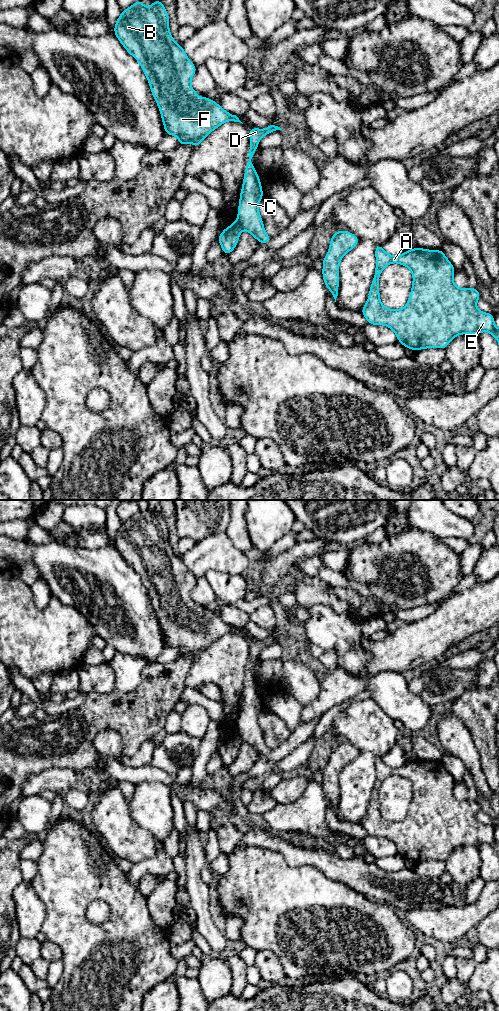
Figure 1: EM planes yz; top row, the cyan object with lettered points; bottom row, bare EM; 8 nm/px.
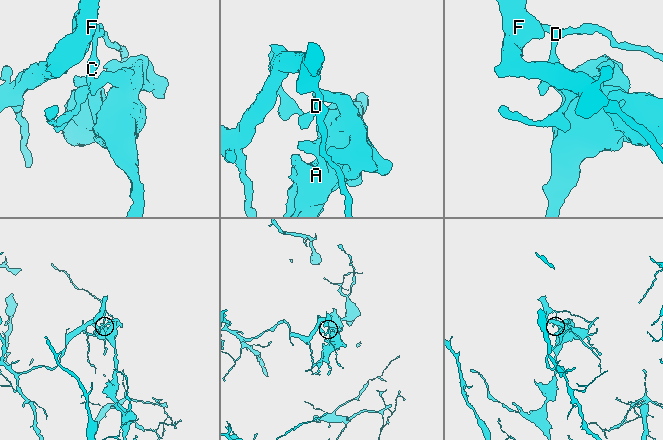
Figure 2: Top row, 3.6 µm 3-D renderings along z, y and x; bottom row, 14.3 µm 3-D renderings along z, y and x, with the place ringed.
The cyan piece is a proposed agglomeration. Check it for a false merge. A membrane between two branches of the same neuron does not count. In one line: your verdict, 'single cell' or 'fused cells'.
fused cells

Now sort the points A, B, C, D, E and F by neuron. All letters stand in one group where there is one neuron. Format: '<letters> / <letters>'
A E / B C D F

